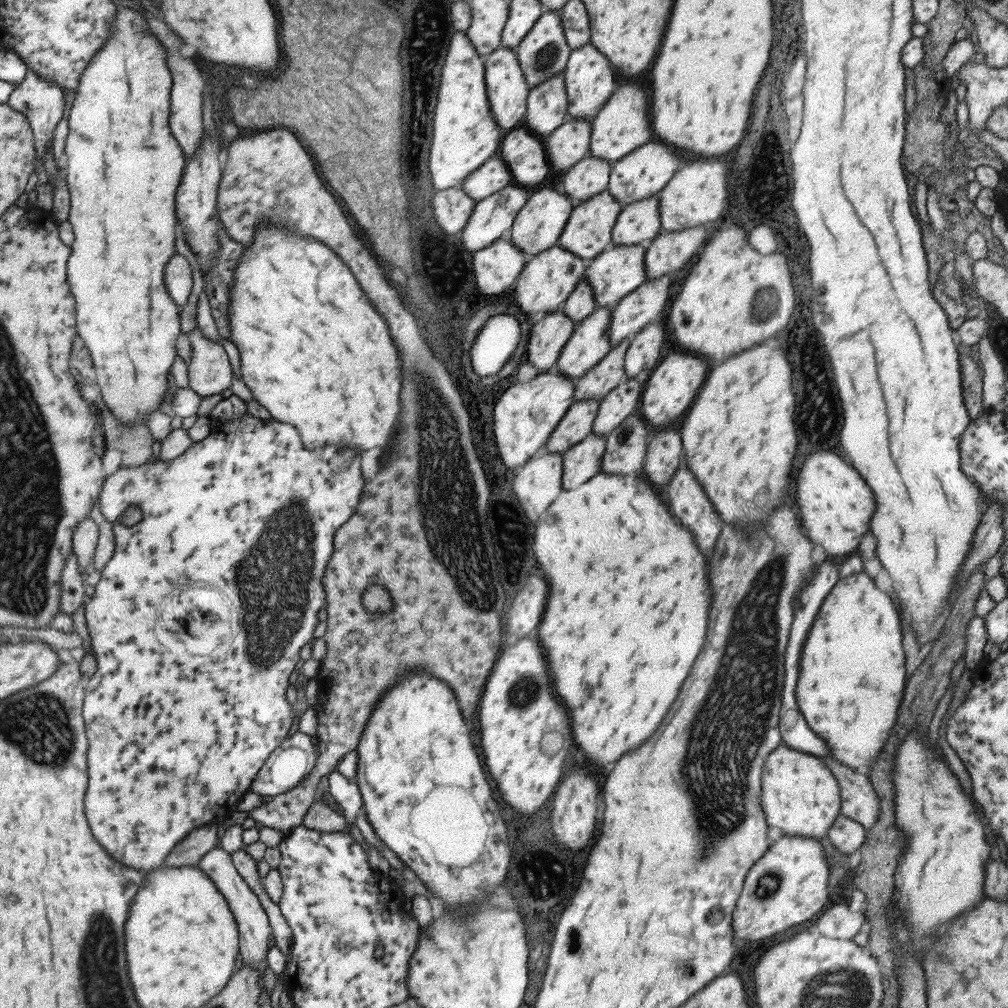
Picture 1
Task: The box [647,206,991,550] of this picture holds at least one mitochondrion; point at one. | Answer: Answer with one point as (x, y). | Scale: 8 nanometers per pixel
(763, 301)

